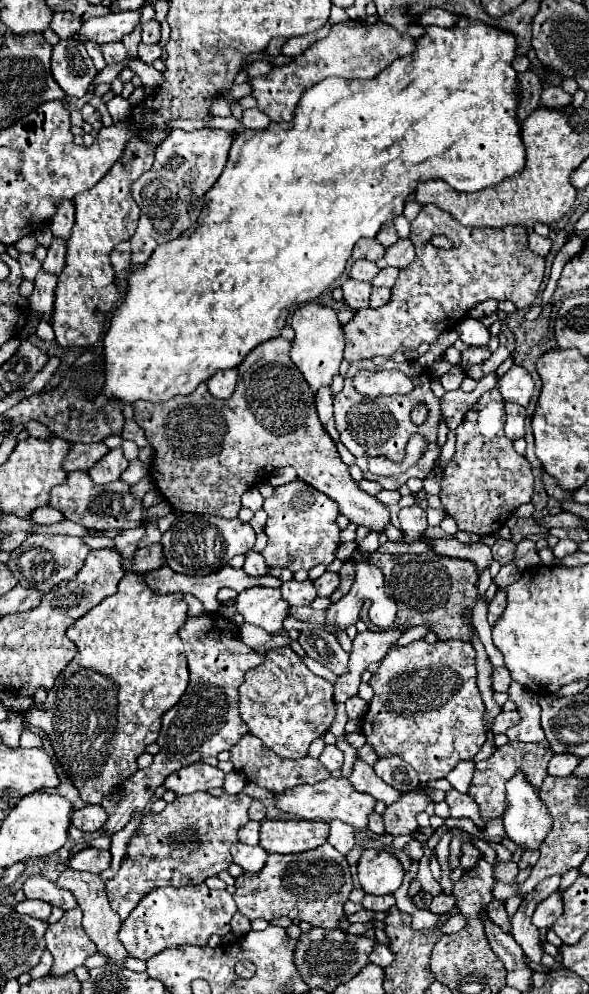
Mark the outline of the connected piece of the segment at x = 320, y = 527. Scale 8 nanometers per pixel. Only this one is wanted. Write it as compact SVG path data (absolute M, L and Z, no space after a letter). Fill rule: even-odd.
M301 479L285 483L275 489L275 493L265 499L263 509L269 519L265 525L265 533L269 537L267 547L261 551L269 567L287 567L291 571L313 569L323 563L329 565L335 559L335 549L339 545L339 527L337 503L325 495L321 495L311 485L305 485Z

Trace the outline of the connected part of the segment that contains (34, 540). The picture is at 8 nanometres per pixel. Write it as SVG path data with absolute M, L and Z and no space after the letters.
M29 535L15 551L9 553L7 567L17 577L19 585L49 593L57 583L71 579L81 567L91 549L81 541L81 537L71 535Z

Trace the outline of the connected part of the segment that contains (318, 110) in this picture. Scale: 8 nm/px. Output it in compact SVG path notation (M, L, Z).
M459 17L453 27L437 27L427 25L425 35L417 39L417 49L411 55L405 55L389 69L383 69L373 79L341 79L341 77L327 77L313 85L309 91L301 95L301 101L295 109L293 121L287 123L269 123L263 131L245 129L235 135L227 165L217 179L217 183L205 193L205 211L199 215L195 229L185 231L175 241L167 245L159 245L151 259L145 263L143 271L131 273L127 277L129 289L115 311L107 335L103 339L105 345L105 387L103 395L97 397L97 403L105 403L109 397L117 397L121 401L153 401L161 403L175 395L189 395L197 389L199 383L207 381L219 369L231 369L239 365L245 355L263 341L279 337L281 329L285 327L287 315L293 307L309 303L317 299L335 279L341 277L345 271L347 259L355 243L363 237L375 237L385 221L393 221L403 213L403 205L411 193L415 193L421 181L441 179L449 183L453 189L463 193L481 191L485 187L493 187L503 179L515 177L525 169L525 147L521 141L521 127L517 121L517 105L519 105L519 79L517 71L513 69L513 59L517 57L517 37L505 33L503 29L493 29L491 25L481 23L481 27L473 27L473 21Z

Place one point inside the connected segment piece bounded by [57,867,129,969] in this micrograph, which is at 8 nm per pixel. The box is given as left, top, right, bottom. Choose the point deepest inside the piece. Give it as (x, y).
(100, 922)

